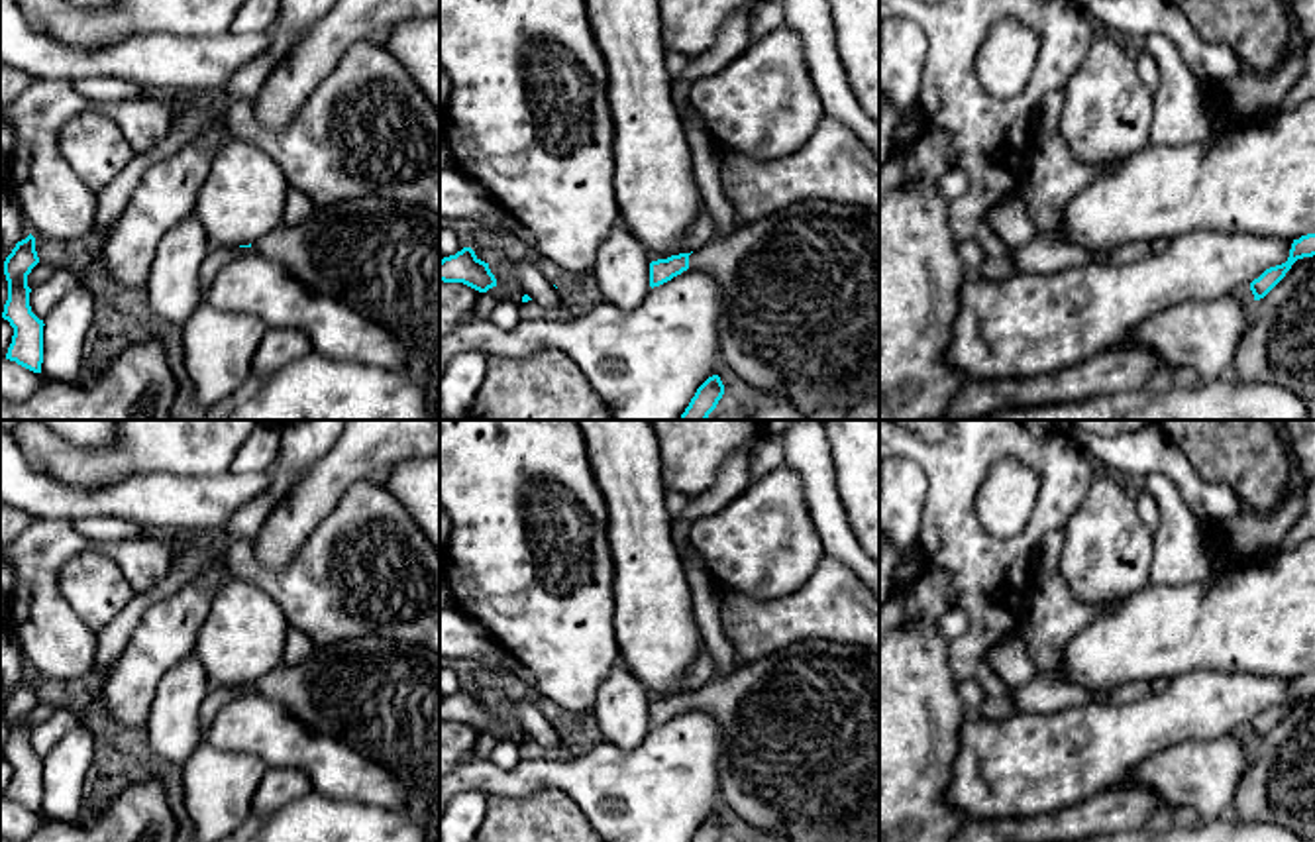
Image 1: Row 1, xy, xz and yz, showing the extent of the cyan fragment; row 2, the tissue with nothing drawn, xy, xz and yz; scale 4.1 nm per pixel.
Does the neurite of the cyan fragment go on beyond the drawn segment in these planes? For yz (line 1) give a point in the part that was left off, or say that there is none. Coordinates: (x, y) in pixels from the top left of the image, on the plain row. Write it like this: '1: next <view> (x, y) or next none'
1: next none

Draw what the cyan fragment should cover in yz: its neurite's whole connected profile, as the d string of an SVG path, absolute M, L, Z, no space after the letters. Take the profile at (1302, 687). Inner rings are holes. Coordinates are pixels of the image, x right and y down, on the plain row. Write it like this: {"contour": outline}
{"contour": "M1315 673L1301 675L1293 679L1289 697L1286 703L1266 709L1258 718L1250 722L1254 740L1264 738L1291 709L1297 699L1315 695Z"}

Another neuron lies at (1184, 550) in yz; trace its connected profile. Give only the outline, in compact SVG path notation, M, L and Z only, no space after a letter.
M1162 473L1144 479L1142 493L1148 493L1158 506L1158 528L1154 534L1154 559L1150 585L1189 585L1215 575L1213 555L1223 552L1219 528L1205 530L1189 510L1180 489Z

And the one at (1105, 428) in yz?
M1070 420L1070 426L1101 438L1111 438L1142 428L1158 428L1156 420Z

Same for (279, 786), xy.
M269 767L253 797L253 815L265 822L273 813L310 791L314 789L308 773L294 767Z

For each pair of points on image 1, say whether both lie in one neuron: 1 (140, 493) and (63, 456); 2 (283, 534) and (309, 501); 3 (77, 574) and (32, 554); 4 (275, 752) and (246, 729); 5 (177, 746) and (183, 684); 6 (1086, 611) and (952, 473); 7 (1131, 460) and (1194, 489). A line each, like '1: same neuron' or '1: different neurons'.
1: different neurons
2: same neuron
3: different neurons
4: same neuron
5: same neuron
6: different neurons
7: same neuron

